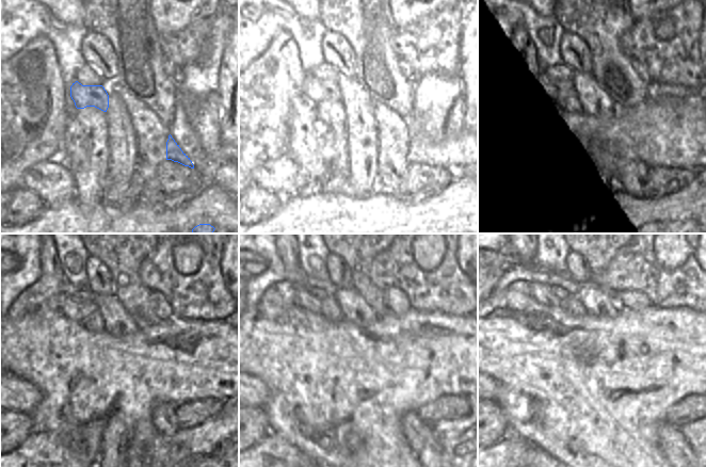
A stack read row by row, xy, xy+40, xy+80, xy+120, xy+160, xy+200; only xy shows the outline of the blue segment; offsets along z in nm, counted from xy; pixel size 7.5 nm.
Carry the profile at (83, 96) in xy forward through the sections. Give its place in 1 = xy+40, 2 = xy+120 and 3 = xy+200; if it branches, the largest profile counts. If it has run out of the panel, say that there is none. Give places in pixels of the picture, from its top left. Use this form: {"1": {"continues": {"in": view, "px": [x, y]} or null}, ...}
{"1": {"continues": {"in": "xy+40", "px": [317, 91]}}, "2": {"continues": {"in": "xy+120", "px": [87, 315]}}, "3": {"continues": {"in": "xy+200", "px": [572, 305]}}}

